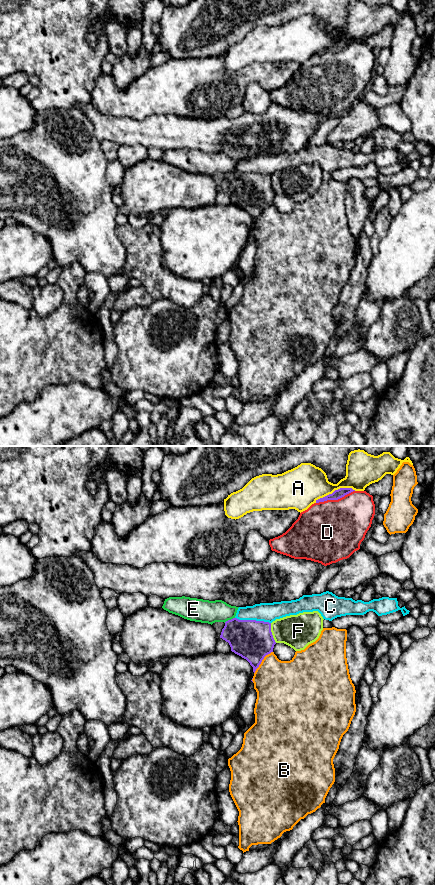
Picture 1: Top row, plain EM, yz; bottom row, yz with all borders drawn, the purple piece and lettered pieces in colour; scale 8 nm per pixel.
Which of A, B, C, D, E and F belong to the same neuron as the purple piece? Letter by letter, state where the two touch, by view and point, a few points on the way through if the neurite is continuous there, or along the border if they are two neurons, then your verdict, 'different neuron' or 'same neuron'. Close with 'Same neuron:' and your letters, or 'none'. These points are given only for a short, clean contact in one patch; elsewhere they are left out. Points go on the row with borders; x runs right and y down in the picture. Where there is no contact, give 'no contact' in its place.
A: yz (335, 490) | different neuron
B: yz (261, 661) | along yz (272, 651), (264, 657), (254, 673) | different neuron
C: yz (253, 620) | different neuron
D: yz (335, 499) | different neuron
E: yz (229, 620) | different neuron
F: yz (271, 633) | different neuron
Same neuron: none

